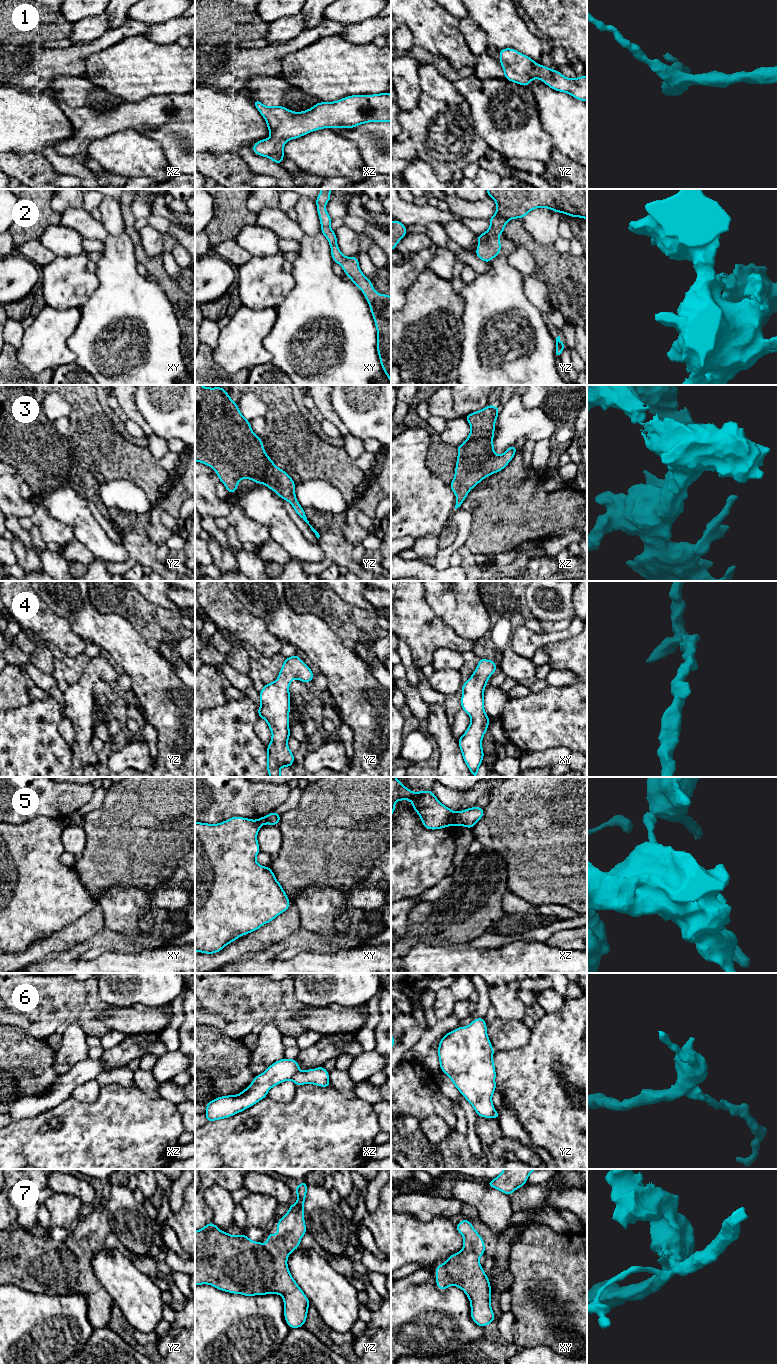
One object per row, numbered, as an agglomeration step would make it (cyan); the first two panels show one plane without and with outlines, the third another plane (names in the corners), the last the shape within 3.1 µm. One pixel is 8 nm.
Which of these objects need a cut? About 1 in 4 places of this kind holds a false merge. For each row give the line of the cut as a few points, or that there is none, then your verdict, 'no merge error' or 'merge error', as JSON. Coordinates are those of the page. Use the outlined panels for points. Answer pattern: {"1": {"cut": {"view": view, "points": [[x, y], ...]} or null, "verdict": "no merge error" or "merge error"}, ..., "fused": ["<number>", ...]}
{"1": {"cut": null, "verdict": "no merge error"}, "2": {"cut": null, "verdict": "no merge error"}, "3": {"cut": null, "verdict": "no merge error"}, "4": {"cut": null, "verdict": "no merge error"}, "5": {"cut": {"view": "xz", "points": [[456, 812], [454, 825]]}, "verdict": "merge error"}, "6": {"cut": {"view": "xz", "points": [[298, 1070], [290, 1079]]}, "verdict": "merge error"}, "7": {"cut": null, "verdict": "no merge error"}, "fused": ["5", "6"]}

